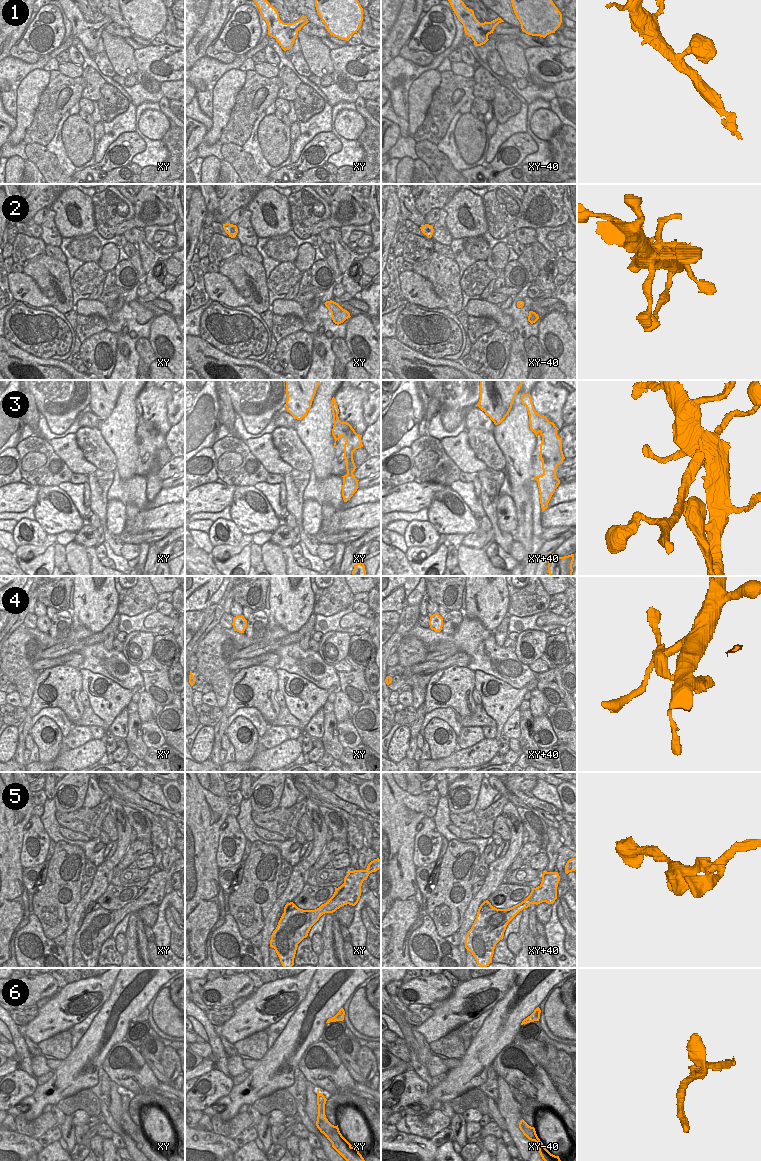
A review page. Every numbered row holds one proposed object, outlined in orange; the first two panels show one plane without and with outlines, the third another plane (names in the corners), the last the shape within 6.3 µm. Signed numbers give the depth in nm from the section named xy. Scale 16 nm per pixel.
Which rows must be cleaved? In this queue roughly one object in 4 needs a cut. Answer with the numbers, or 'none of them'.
3, 4

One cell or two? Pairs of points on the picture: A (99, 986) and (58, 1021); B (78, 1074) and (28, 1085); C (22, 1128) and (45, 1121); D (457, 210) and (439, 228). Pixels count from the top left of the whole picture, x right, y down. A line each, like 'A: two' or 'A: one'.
A: one
B: two
C: one
D: two

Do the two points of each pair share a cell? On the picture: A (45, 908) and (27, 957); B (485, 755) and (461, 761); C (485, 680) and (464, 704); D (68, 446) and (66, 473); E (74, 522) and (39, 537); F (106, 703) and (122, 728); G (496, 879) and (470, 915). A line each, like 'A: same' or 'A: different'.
A: different
B: same
C: different
D: different
E: different
F: different
G: same

